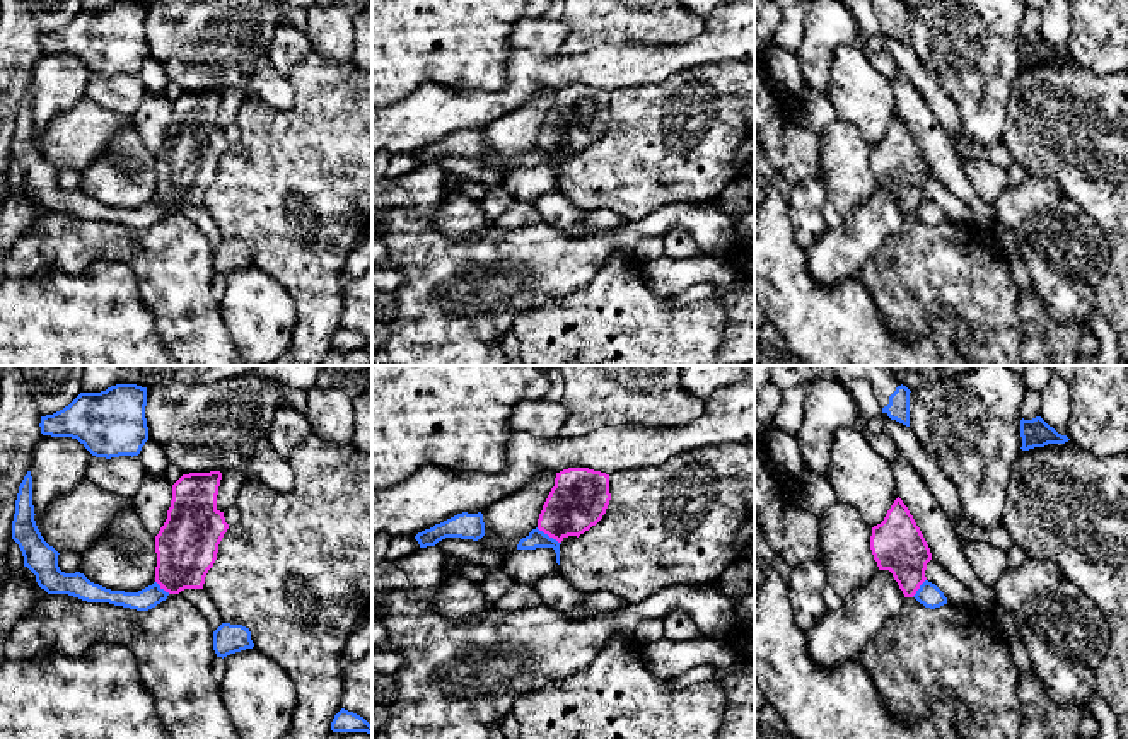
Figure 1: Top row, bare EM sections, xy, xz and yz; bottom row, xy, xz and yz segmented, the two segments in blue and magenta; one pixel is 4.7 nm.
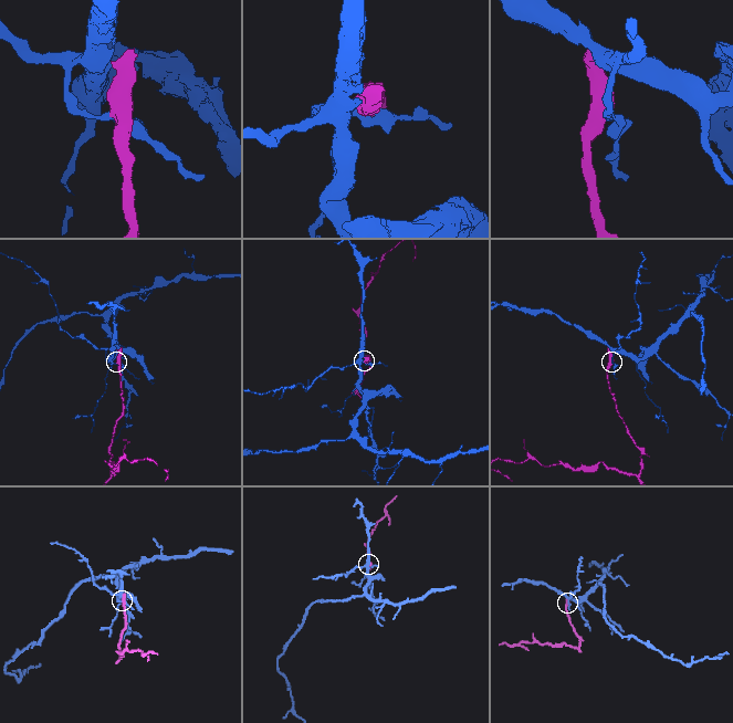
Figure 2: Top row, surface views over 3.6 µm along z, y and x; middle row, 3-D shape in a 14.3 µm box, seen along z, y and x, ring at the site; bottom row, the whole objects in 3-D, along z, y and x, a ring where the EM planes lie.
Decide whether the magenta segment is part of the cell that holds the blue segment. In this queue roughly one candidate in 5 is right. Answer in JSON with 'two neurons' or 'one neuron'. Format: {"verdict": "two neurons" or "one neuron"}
{"verdict": "two neurons"}

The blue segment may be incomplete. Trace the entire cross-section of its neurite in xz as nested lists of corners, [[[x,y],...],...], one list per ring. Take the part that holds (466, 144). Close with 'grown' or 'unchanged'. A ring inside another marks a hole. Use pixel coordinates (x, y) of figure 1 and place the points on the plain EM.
[[[457,131],[430,147],[425,147],[415,154],[420,166],[435,164],[445,155],[461,155],[478,159],[485,154],[483,131]]]; unchanged

